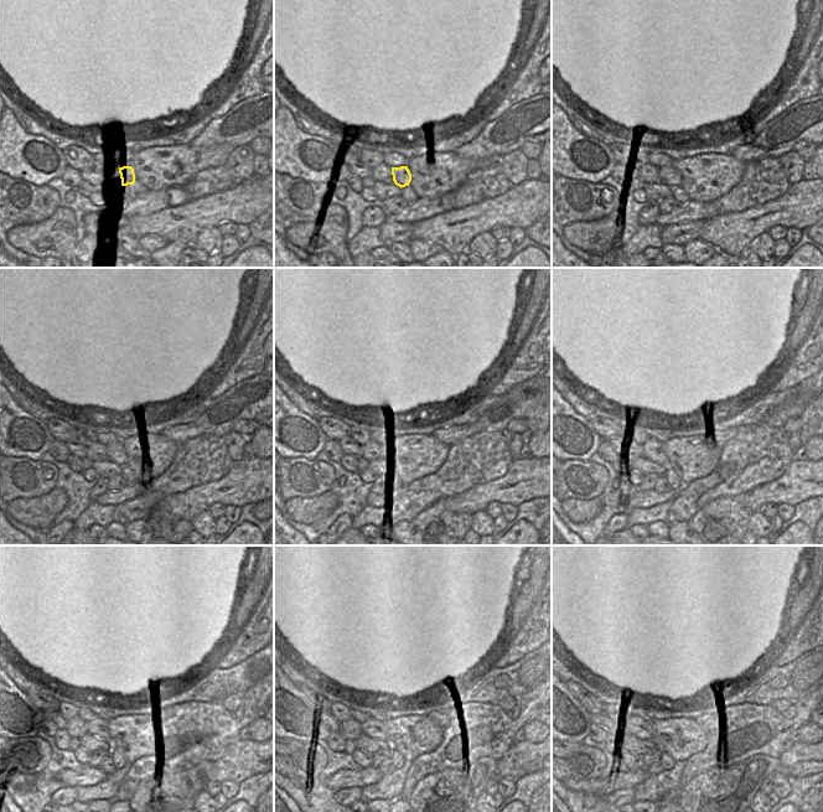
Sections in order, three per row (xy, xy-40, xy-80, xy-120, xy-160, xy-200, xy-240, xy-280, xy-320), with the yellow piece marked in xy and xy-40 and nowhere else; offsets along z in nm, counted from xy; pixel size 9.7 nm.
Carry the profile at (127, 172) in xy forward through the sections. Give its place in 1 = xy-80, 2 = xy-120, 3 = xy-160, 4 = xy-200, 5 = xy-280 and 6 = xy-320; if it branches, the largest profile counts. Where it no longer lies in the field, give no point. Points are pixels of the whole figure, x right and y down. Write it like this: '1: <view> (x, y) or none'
1: xy-80 (652, 175)
2: xy-120 (97, 453)
3: xy-160 (372, 451)
4: xy-200 (652, 450)
5: xy-280 (374, 729)
6: xy-320 (641, 730)

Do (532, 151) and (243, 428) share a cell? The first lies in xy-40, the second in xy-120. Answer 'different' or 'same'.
same

